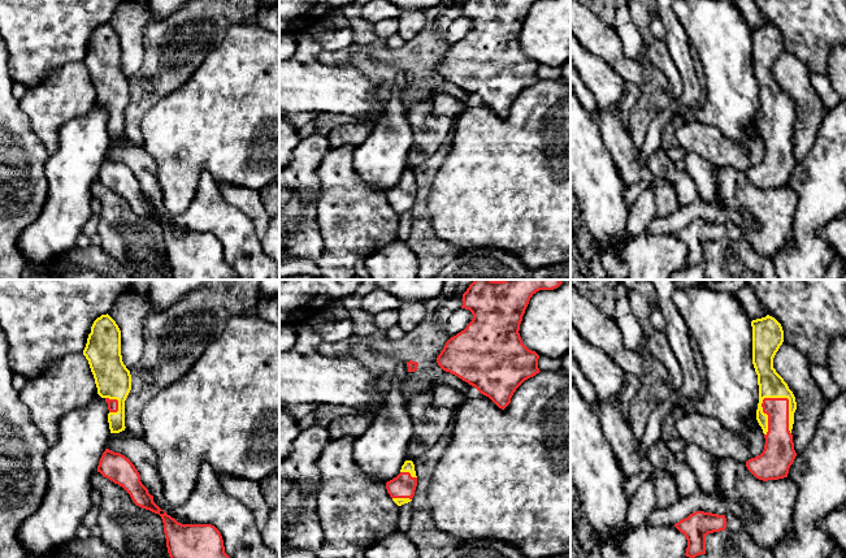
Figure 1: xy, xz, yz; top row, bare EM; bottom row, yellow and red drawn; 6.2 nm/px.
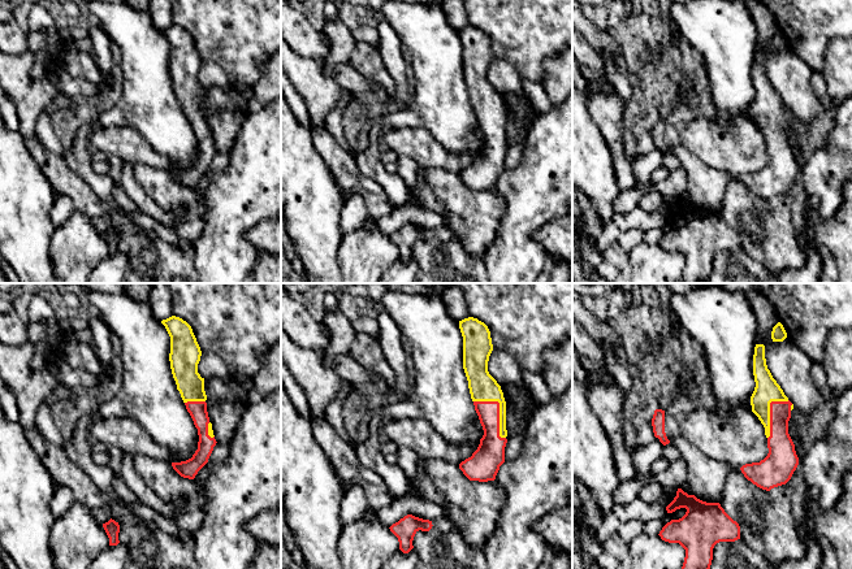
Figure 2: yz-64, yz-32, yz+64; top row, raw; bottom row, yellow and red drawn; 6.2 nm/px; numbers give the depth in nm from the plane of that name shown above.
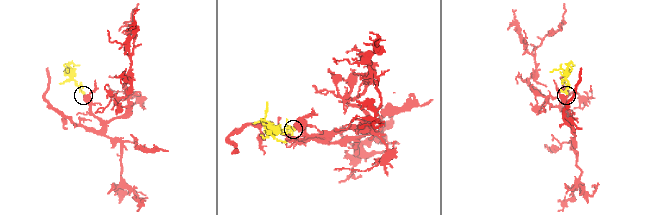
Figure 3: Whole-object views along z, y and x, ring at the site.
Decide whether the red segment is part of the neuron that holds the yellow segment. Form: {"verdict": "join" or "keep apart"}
{"verdict": "join"}

